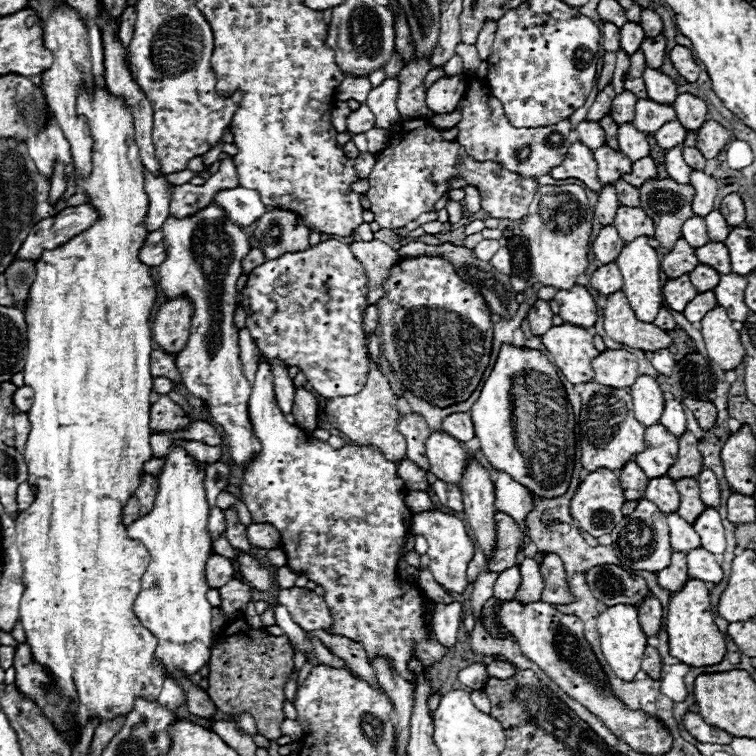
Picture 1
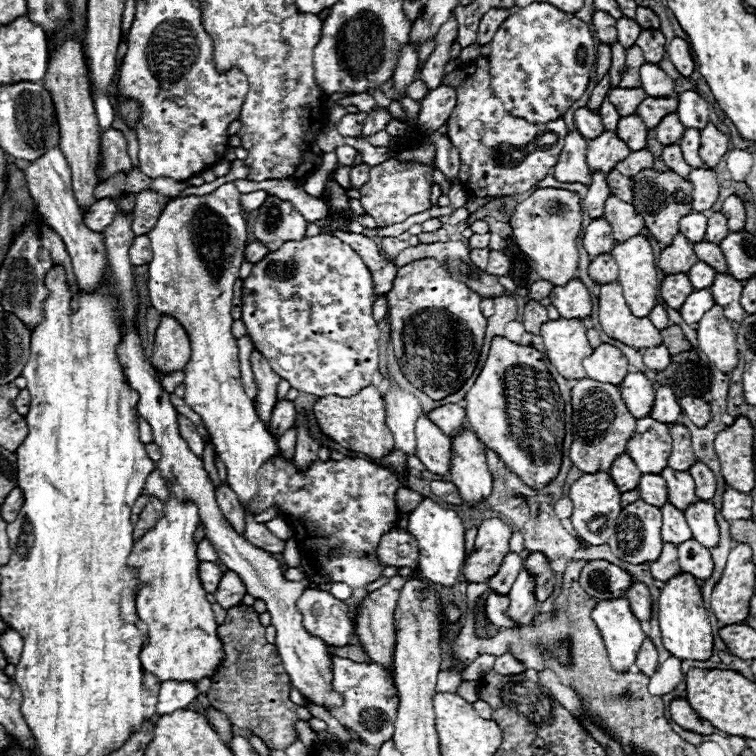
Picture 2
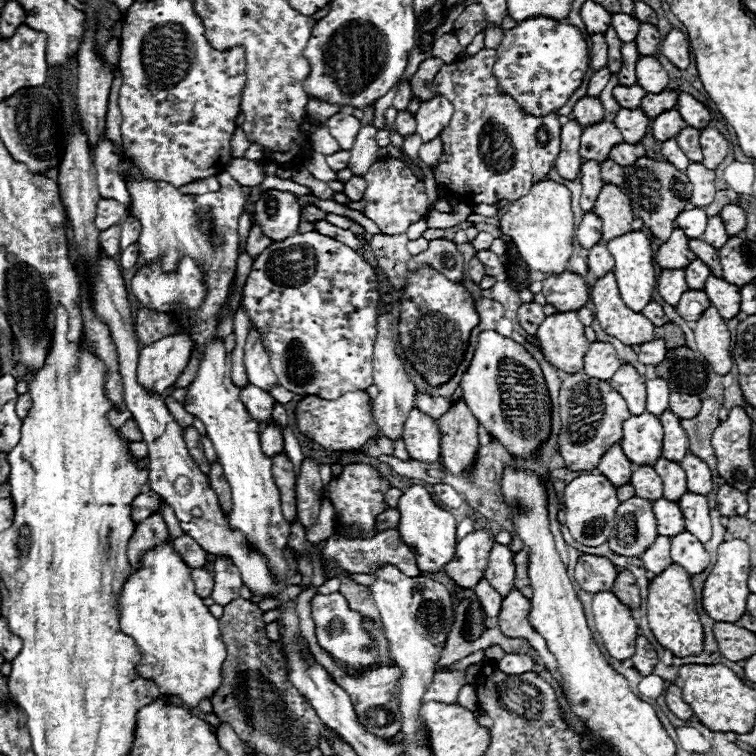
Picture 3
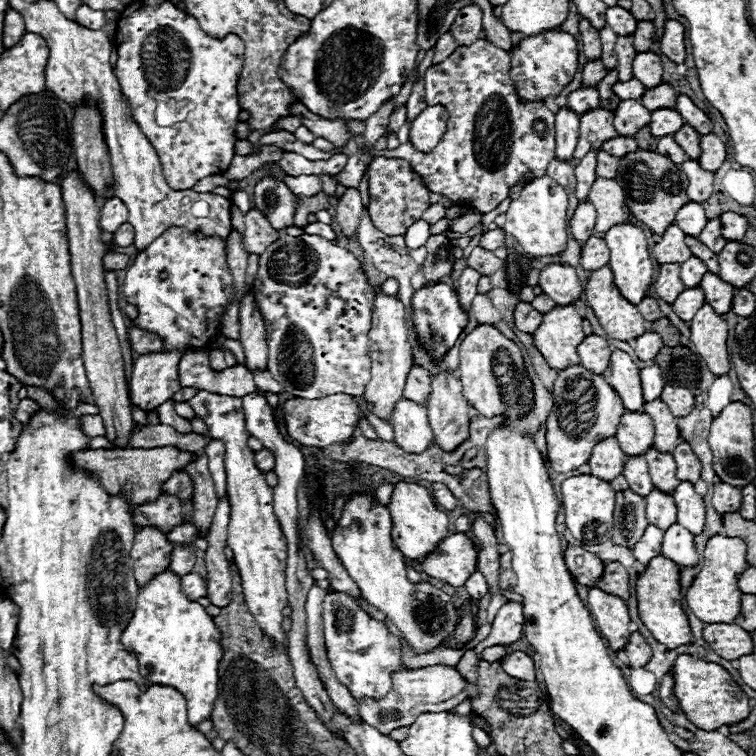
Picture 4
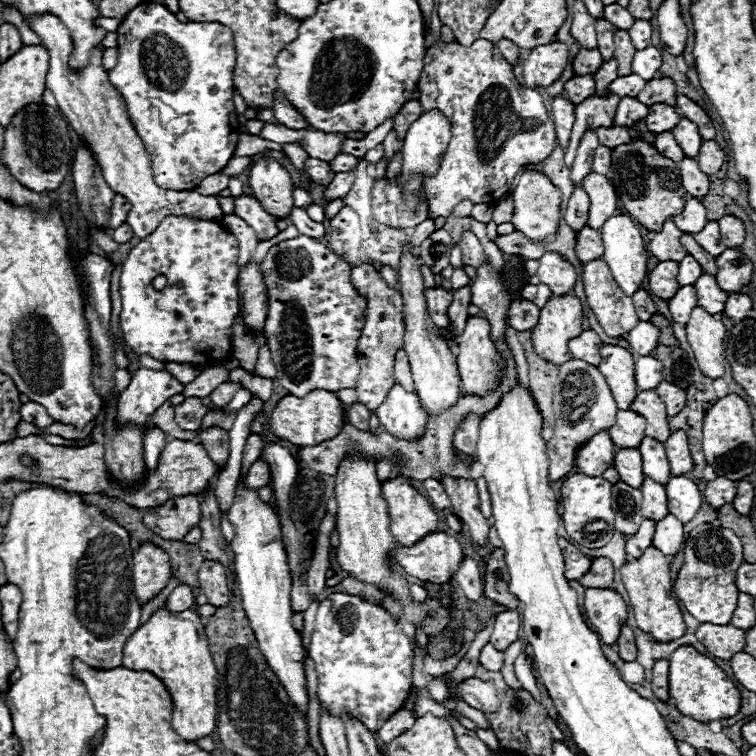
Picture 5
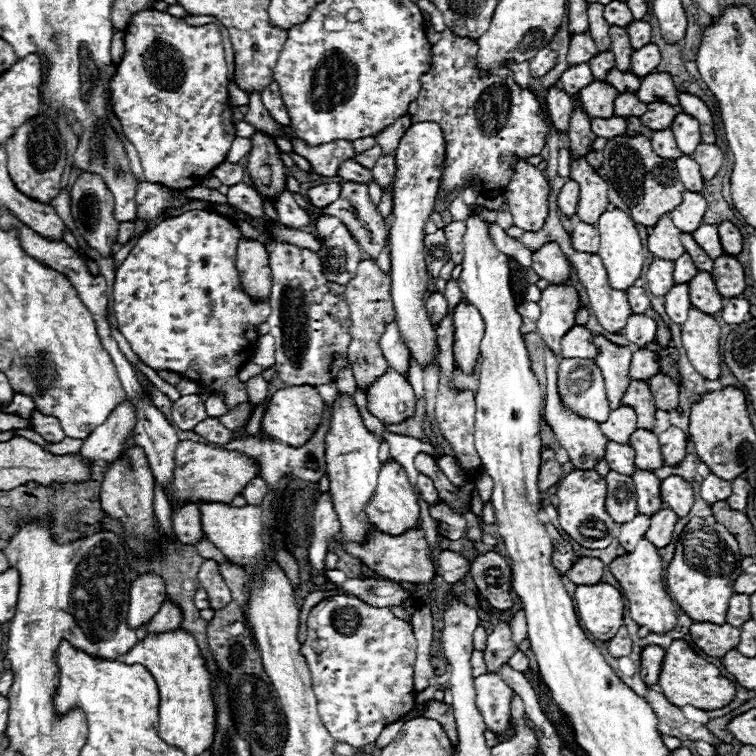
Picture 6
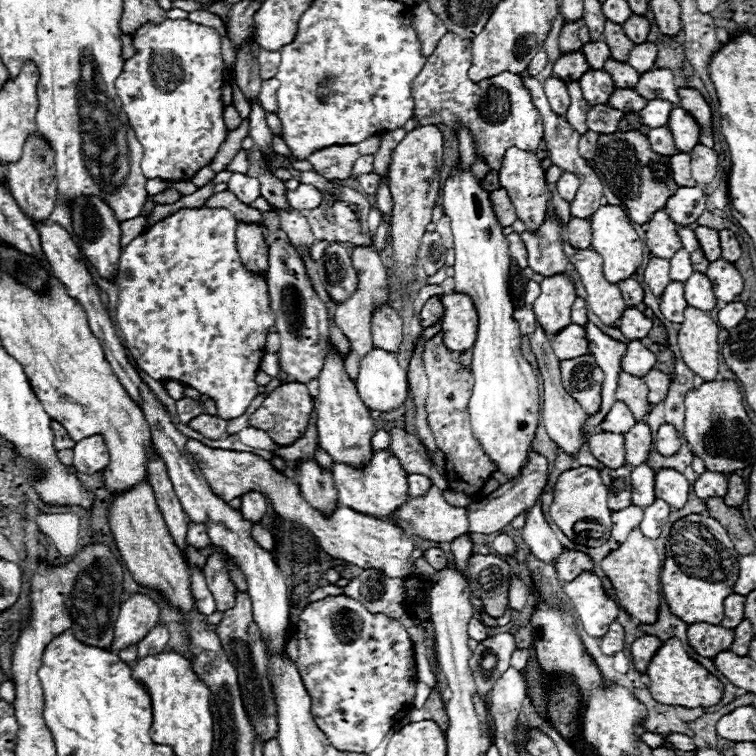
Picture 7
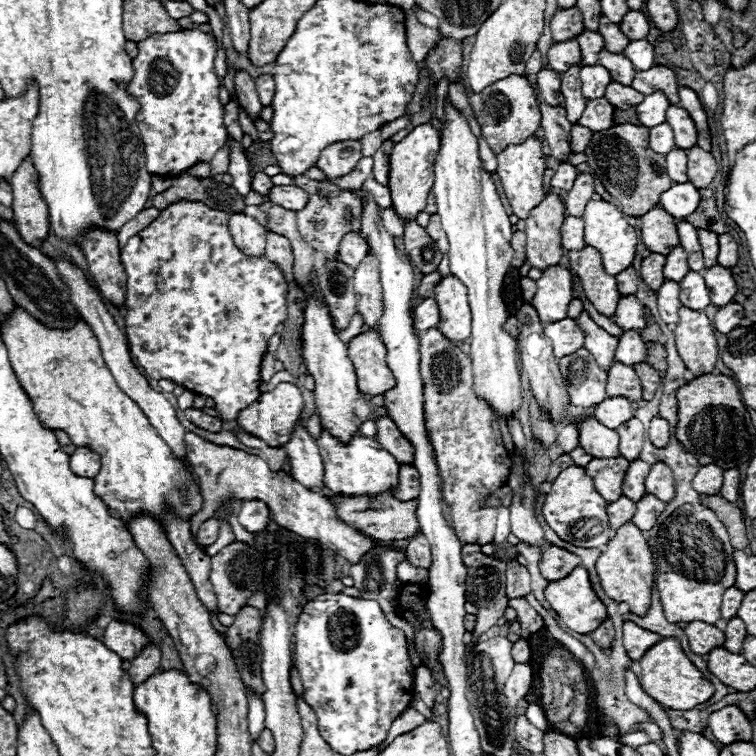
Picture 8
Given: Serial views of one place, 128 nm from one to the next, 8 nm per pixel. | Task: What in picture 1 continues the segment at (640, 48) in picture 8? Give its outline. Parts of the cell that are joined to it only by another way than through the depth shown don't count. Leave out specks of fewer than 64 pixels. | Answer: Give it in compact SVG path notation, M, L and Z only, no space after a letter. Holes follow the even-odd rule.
M646 68L642 78L644 78L646 92L648 92L650 100L654 100L658 104L672 104L676 100L678 92L676 92L676 84L672 82L670 76L662 74L660 70Z

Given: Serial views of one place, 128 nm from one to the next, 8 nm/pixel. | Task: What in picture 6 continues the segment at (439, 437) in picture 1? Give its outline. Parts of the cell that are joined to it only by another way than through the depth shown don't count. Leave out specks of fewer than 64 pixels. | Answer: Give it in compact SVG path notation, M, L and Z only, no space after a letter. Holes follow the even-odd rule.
M388 368L366 392L368 410L384 424L396 424L414 414L416 396L408 378Z

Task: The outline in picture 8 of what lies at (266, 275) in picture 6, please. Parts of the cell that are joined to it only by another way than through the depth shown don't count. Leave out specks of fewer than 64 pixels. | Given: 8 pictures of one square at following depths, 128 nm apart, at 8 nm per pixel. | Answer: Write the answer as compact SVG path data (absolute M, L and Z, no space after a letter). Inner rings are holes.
M242 212L230 214L228 220L230 236L234 244L248 256L264 256L266 246L266 230L252 218Z

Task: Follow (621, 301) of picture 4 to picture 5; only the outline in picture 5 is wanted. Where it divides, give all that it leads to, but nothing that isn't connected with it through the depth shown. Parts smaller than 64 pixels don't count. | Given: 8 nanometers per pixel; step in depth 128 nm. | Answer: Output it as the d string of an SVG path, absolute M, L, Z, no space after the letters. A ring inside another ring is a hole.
M604 260L594 274L582 274L582 284L586 300L608 336L622 338L636 326L638 316L632 300L618 288Z

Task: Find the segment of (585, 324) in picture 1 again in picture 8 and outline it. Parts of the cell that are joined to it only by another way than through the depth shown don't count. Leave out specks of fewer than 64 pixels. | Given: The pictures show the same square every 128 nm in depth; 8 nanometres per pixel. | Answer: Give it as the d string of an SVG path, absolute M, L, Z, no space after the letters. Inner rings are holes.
M548 192L544 200L526 218L526 258L544 270L558 266L564 254L560 244L560 226L564 222L564 202L556 192Z

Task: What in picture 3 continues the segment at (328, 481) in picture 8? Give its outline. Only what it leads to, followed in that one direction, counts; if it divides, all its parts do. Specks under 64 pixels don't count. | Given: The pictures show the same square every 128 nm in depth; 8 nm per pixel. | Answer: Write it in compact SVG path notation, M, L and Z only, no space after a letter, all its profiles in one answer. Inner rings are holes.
M418 484L408 486L402 492L396 510L400 512L400 524L396 530L400 532L402 542L410 546L410 550L414 552L416 564L420 570L438 572L448 560L452 560L454 544L456 544L456 520L450 512L434 504L432 496L424 486L418 486Z

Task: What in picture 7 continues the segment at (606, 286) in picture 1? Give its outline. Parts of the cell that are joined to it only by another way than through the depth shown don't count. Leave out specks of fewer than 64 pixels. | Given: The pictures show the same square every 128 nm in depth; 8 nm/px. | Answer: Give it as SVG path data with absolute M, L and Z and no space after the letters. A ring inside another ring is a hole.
M572 218L566 224L566 240L572 248L584 250L584 248L592 248L592 226L588 220L582 218Z

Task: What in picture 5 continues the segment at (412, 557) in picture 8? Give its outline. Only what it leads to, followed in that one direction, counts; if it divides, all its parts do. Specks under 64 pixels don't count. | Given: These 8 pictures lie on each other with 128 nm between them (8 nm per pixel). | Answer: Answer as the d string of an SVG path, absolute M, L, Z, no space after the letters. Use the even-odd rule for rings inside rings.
M464 556L464 560L458 566L458 572L452 578L462 588L468 600L478 600L482 596L480 570L478 570L478 564L470 556Z

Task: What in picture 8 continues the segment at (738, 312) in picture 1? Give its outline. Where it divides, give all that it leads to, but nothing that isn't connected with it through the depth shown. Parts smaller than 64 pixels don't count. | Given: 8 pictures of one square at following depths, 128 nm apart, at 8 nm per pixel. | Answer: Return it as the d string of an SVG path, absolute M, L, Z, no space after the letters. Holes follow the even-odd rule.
M690 270L684 280L680 280L680 302L692 310L704 310L710 304L710 292L704 284L702 274Z

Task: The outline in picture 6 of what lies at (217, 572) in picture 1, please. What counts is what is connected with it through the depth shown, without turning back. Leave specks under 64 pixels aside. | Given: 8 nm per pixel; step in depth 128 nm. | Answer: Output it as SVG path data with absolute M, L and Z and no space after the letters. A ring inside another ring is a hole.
M166 600L162 604L162 608L156 612L156 616L150 620L148 634L152 634L152 632L172 632L172 628L178 628L180 622L182 622L180 610Z

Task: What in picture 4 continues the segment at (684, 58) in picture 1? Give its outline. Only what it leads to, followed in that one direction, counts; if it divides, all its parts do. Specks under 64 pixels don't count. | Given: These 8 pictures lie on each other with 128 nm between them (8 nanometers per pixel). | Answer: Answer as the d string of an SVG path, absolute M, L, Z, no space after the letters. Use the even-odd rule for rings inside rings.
M666 20L664 24L664 34L660 40L660 50L662 54L666 54L672 62L680 64L684 62L686 56L686 48L684 48L684 26L676 20Z

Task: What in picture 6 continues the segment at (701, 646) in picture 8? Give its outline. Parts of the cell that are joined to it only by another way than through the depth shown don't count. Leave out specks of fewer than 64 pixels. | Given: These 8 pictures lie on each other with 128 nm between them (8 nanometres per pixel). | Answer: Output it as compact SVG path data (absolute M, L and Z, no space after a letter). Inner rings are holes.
M694 622L690 626L692 642L708 656L722 658L724 652L732 650L740 642L740 630L730 624L712 624L712 622Z

